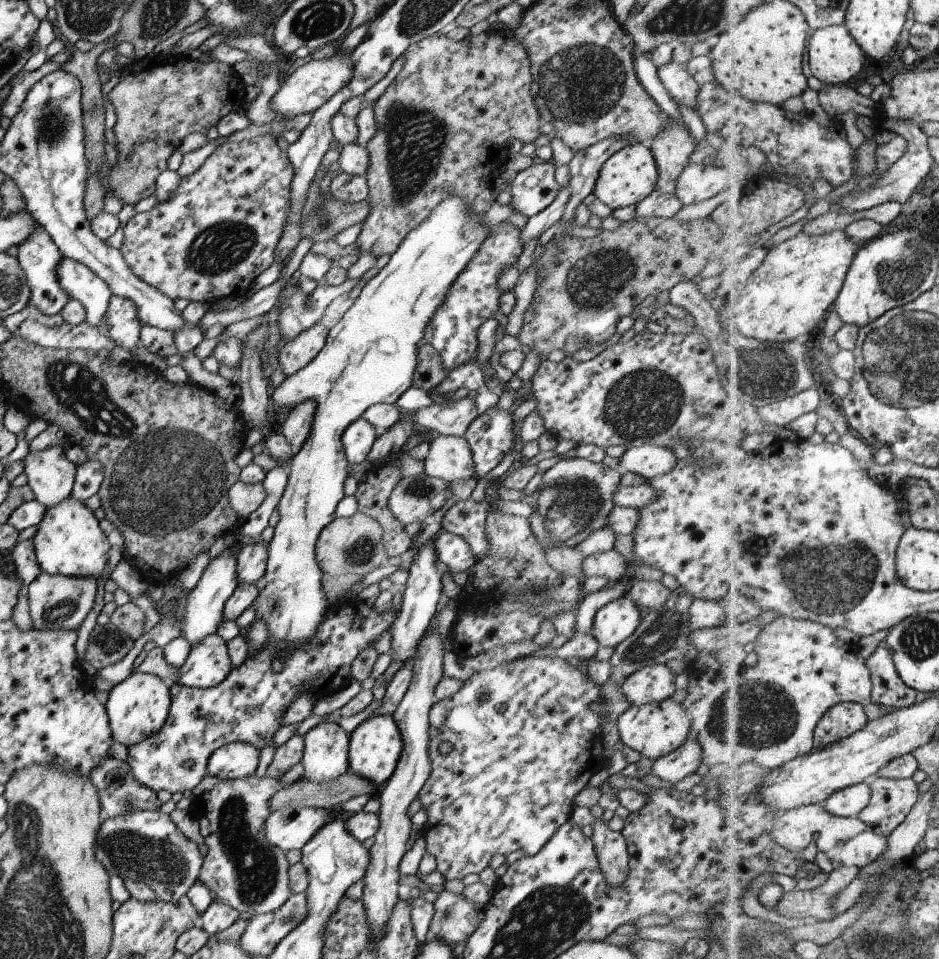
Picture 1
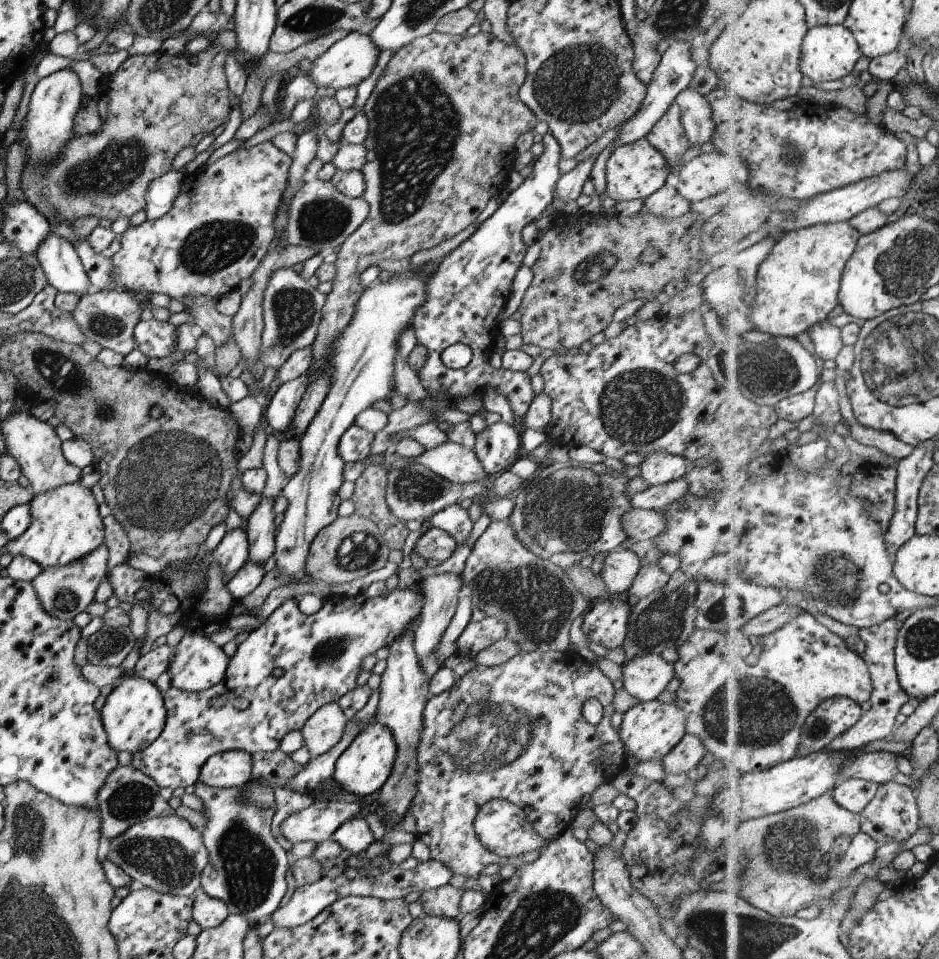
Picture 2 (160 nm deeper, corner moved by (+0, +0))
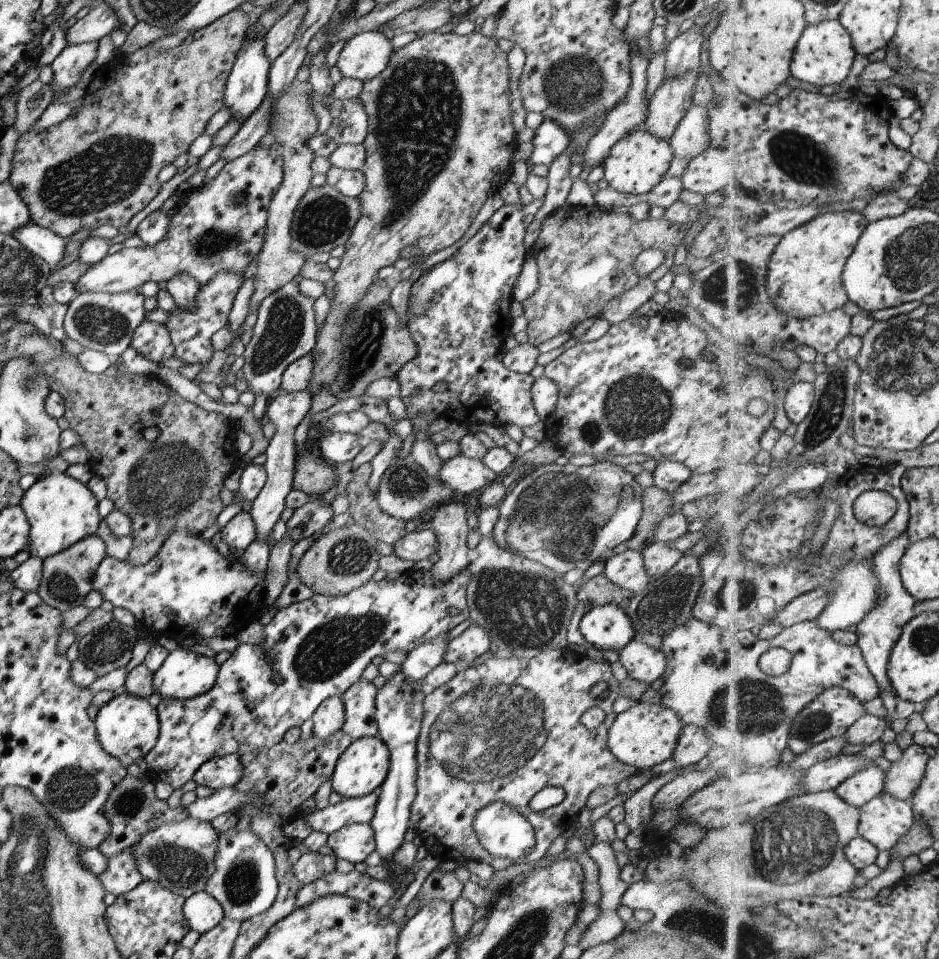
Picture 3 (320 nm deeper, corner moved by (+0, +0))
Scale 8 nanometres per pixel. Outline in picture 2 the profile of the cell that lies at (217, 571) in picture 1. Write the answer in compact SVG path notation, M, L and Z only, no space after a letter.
M240 526L228 530L216 544L213 558L221 566L222 574L233 574L248 559L246 532Z

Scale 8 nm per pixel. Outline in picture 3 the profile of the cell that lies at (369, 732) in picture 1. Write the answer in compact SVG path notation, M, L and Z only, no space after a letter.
M361 737L353 740L335 761L332 775L330 776L331 788L337 792L341 799L362 797L373 790L385 780L389 766L389 749L378 737Z

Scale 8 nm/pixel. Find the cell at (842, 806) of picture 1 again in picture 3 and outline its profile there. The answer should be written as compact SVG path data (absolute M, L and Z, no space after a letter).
M874 763L862 768L856 775L845 780L836 791L851 804L861 808L877 795L885 786L886 773Z

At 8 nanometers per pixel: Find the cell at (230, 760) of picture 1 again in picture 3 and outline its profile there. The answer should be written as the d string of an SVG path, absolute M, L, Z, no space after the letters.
M231 753L222 757L206 760L193 773L192 780L197 785L219 790L233 787L241 778L242 766L239 755Z

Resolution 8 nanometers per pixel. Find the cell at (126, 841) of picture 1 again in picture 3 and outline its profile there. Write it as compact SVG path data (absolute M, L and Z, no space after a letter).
M187 817L181 821L169 821L144 833L127 848L136 860L136 869L142 879L159 884L160 887L186 899L194 892L203 891L207 879L214 871L214 856L218 833L211 823Z

